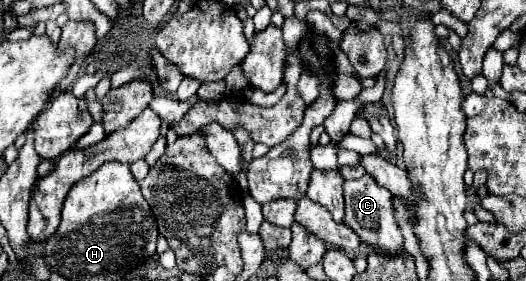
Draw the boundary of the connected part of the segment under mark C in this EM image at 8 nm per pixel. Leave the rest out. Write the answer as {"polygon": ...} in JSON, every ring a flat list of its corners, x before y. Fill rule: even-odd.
{"polygon":[[366,173,360,179,344,181,344,199,346,199,346,217,344,217,344,223,350,229,356,231,360,241,364,241,370,247,376,247,380,251,386,251,386,253,406,255,404,247,402,247,400,229,398,229,398,225,394,221,392,193,388,193,388,189,376,185,376,181,372,181,372,177,368,177,368,173]]}

